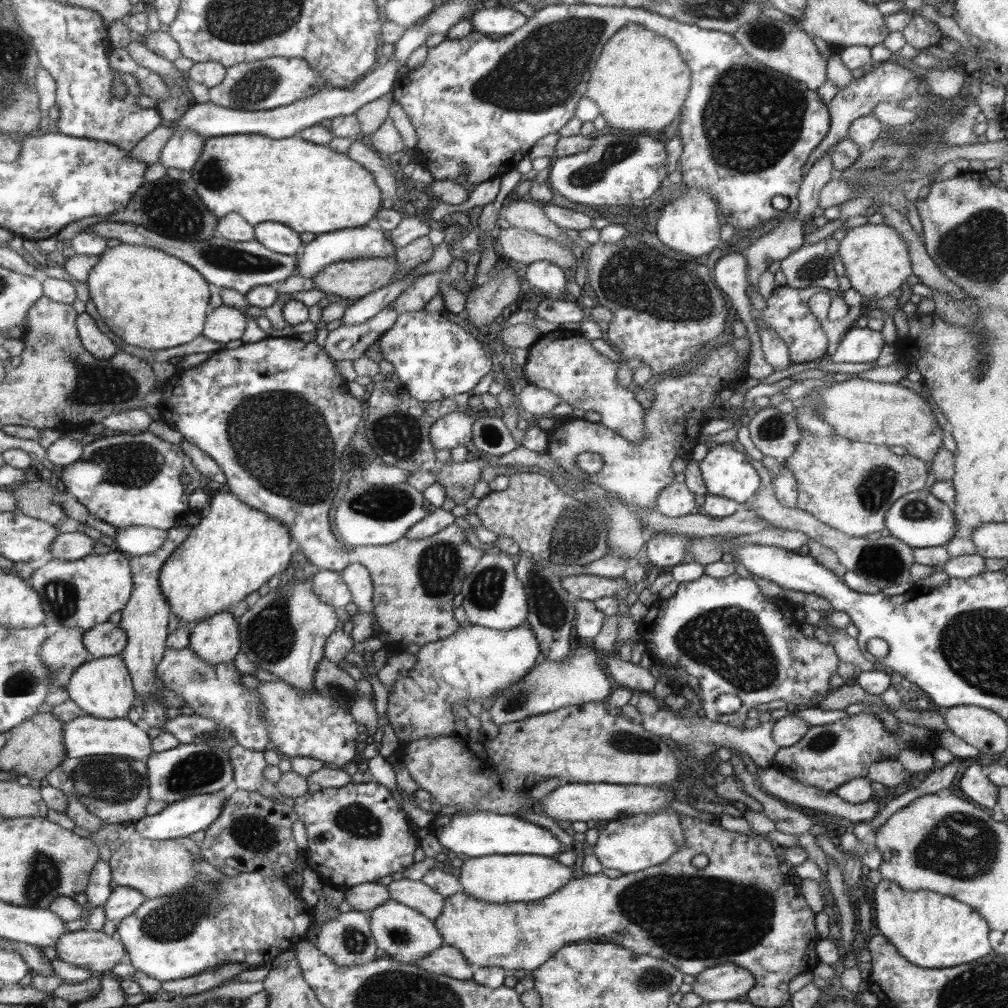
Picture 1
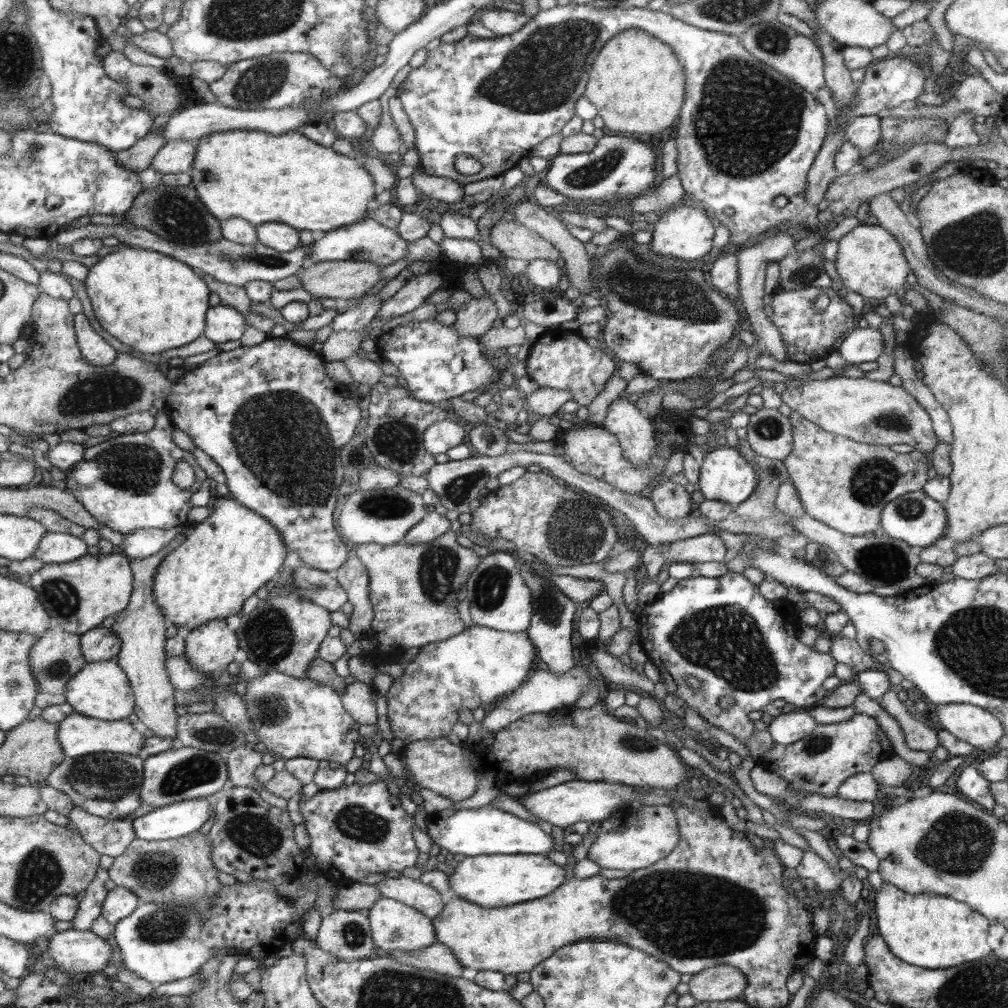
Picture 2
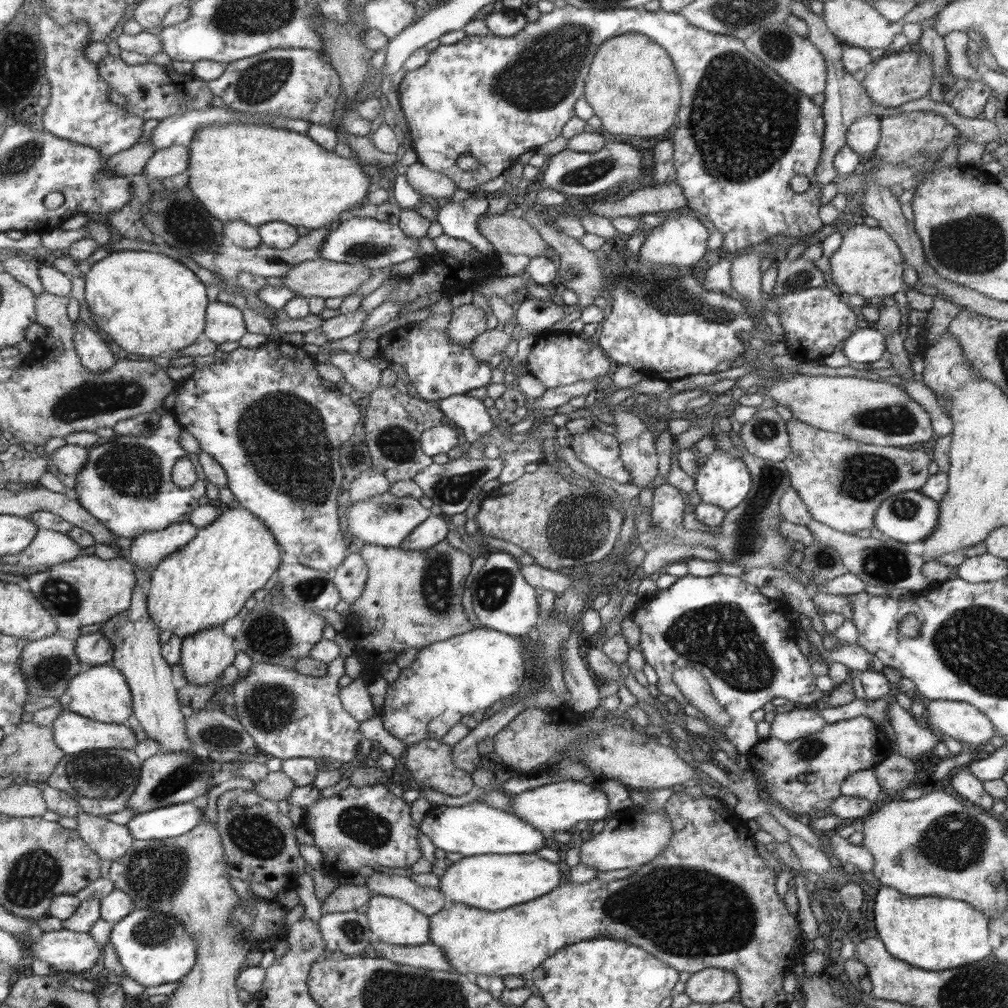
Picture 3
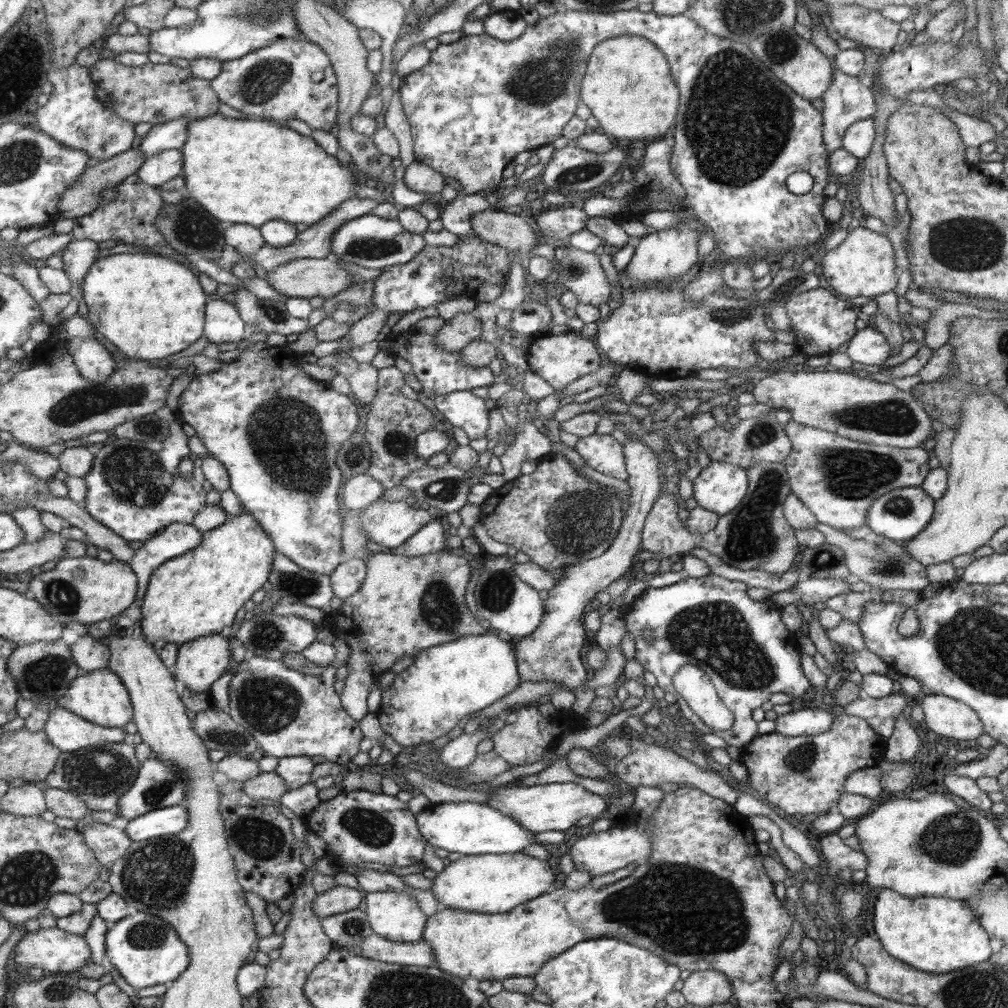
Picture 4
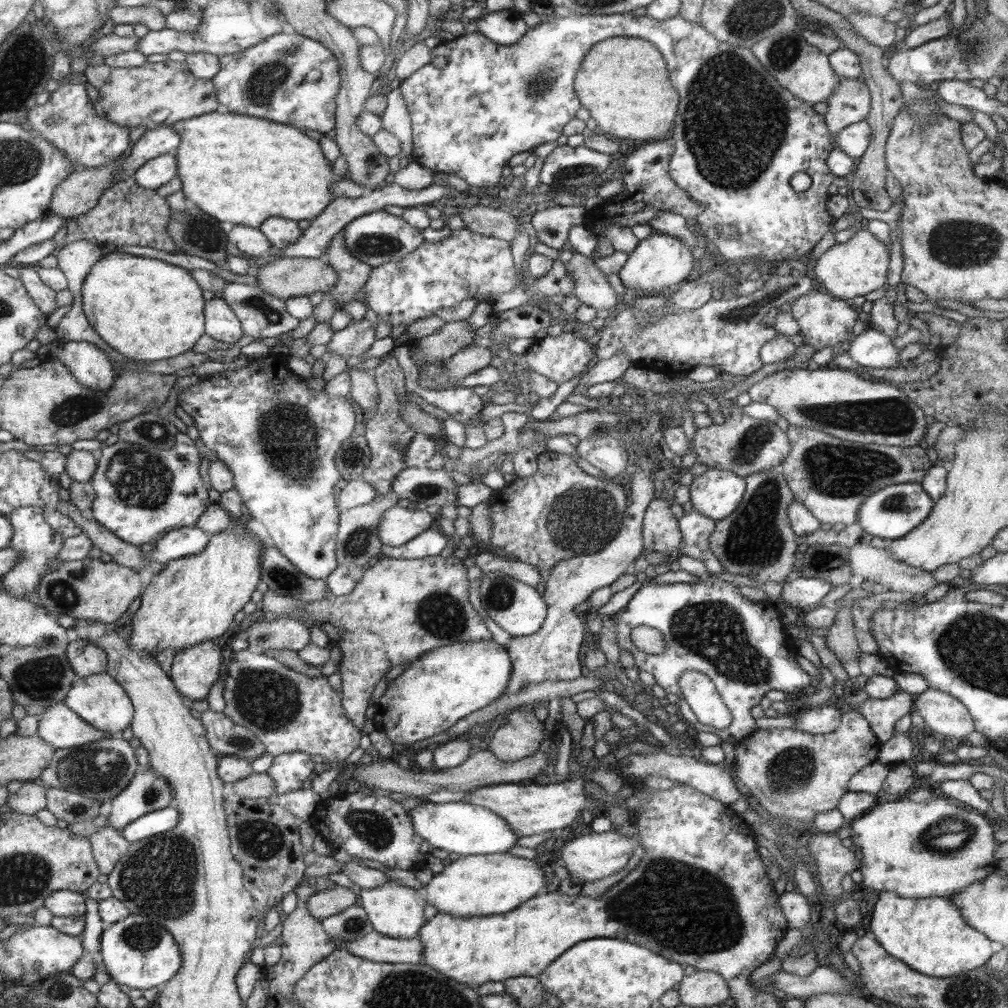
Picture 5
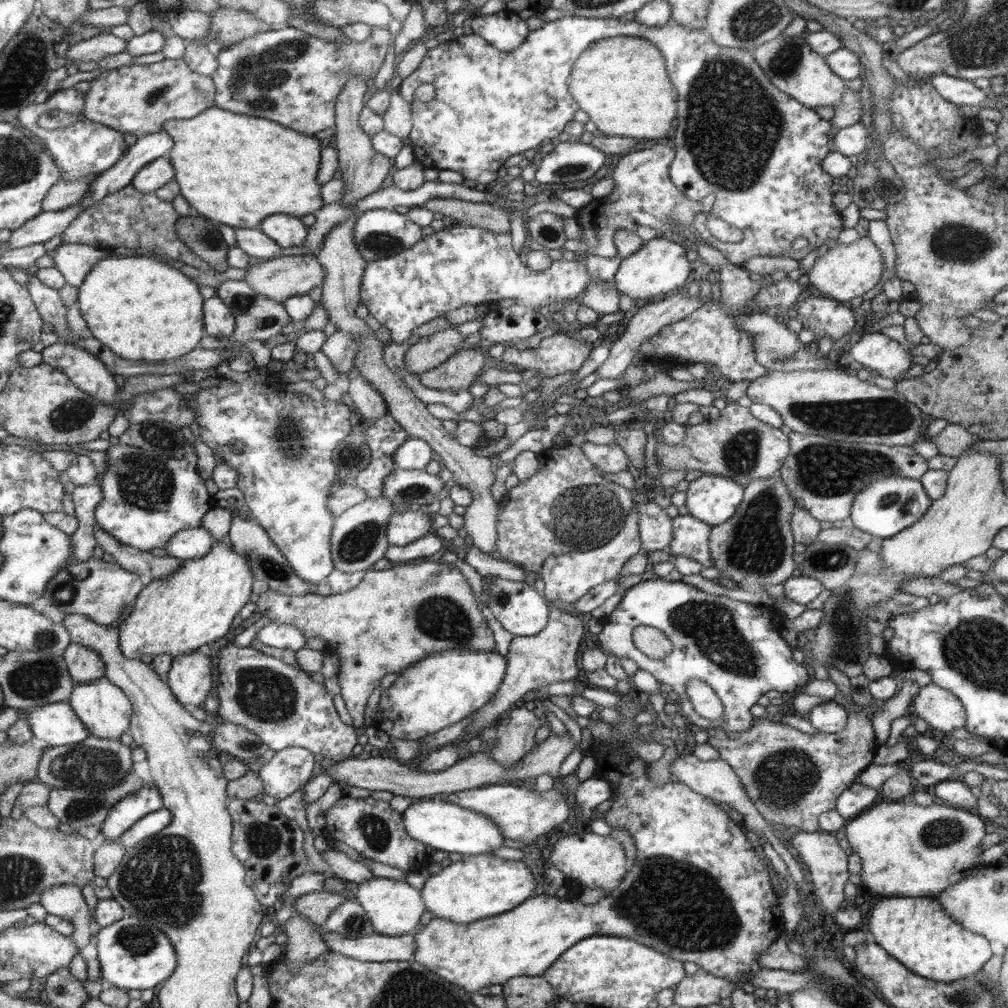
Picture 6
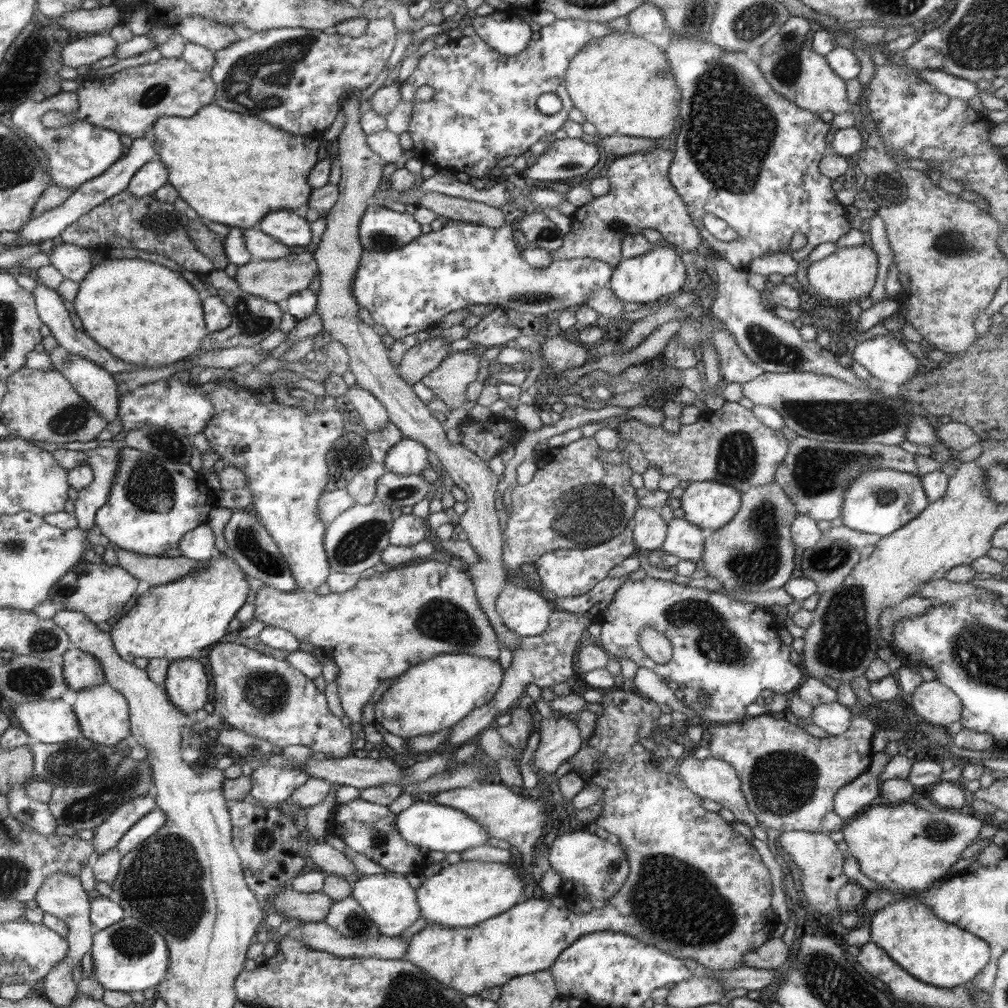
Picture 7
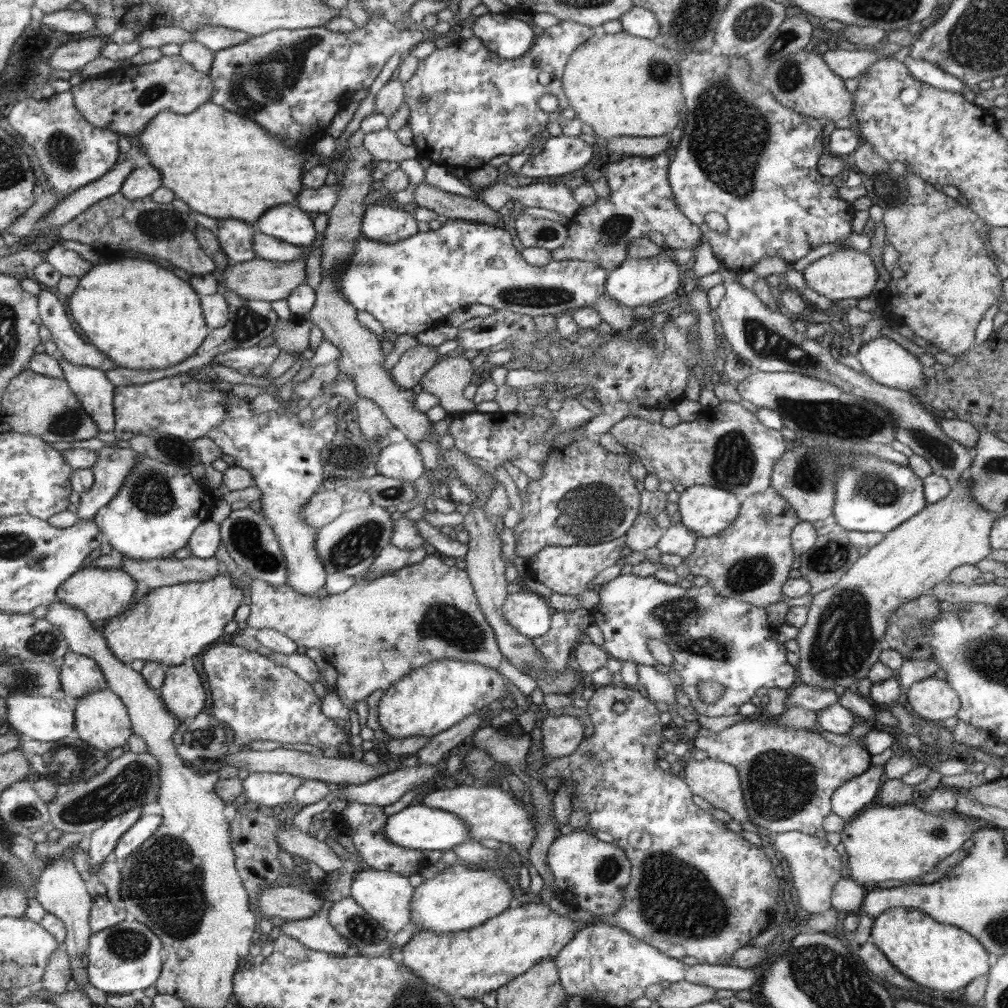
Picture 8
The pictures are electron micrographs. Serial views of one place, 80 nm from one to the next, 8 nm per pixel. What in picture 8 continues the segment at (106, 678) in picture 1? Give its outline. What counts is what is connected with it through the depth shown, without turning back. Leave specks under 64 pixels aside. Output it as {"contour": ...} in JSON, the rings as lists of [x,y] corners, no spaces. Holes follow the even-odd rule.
{"contour":[[[108,686],[104,690],[97,690],[77,699],[75,711],[75,734],[86,744],[96,750],[109,752],[117,746],[124,747],[126,740],[133,735],[130,719],[126,712],[122,697],[112,692]]]}

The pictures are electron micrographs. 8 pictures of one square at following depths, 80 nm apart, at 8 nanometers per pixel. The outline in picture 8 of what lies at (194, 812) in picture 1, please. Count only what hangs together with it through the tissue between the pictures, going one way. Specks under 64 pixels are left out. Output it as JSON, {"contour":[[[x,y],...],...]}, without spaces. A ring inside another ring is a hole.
{"contour":[[[141,816],[140,820],[130,828],[119,840],[112,855],[120,862],[132,855],[142,843],[147,842],[156,833],[156,830],[163,824],[162,816]]]}

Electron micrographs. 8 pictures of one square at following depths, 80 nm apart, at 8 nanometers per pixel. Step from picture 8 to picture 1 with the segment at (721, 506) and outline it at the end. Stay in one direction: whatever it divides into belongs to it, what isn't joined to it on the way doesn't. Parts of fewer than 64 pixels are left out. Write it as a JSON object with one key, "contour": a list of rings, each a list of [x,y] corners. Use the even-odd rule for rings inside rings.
{"contour":[[[732,444],[710,445],[708,455],[700,462],[700,470],[704,479],[707,494],[725,496],[738,504],[746,503],[757,495],[760,488],[760,476],[756,469],[747,461],[746,456],[736,450]]]}

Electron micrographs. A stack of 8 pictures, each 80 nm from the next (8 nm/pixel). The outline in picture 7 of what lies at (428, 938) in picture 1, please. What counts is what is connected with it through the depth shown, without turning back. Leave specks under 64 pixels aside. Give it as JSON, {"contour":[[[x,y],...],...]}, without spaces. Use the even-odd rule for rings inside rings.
{"contour":[[[390,872],[361,875],[351,882],[351,897],[367,911],[367,916],[378,926],[381,935],[398,937],[420,918],[417,892],[412,890],[405,875]]]}

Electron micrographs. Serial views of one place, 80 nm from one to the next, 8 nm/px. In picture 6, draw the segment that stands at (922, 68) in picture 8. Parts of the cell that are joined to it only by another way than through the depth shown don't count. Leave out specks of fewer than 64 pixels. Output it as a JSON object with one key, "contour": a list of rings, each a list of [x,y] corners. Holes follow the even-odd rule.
{"contour":[[[946,73],[932,77],[930,82],[940,95],[956,106],[980,106],[981,108],[987,98],[987,91],[976,87],[973,81],[948,76]]]}

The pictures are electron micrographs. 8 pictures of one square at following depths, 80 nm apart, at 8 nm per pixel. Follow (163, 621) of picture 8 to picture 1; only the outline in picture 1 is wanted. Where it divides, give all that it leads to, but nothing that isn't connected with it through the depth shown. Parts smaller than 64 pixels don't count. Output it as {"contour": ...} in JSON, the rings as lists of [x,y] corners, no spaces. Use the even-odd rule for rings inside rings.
{"contour":[[[220,491],[211,498],[209,515],[202,516],[198,526],[192,528],[192,536],[187,536],[188,544],[180,546],[180,552],[173,552],[159,572],[164,599],[171,605],[172,614],[183,623],[195,624],[236,606],[248,594],[259,591],[274,574],[282,572],[292,558],[291,533],[277,518],[252,508],[231,492]]]}

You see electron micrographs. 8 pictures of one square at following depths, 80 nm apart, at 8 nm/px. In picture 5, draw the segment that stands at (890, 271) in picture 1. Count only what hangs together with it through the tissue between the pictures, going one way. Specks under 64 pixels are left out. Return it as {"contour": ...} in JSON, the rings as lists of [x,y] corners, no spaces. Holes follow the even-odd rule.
{"contour":[[[861,229],[844,244],[836,243],[816,261],[812,277],[823,291],[836,296],[839,300],[848,300],[854,296],[866,296],[886,284],[888,272],[888,249],[868,229]]]}

